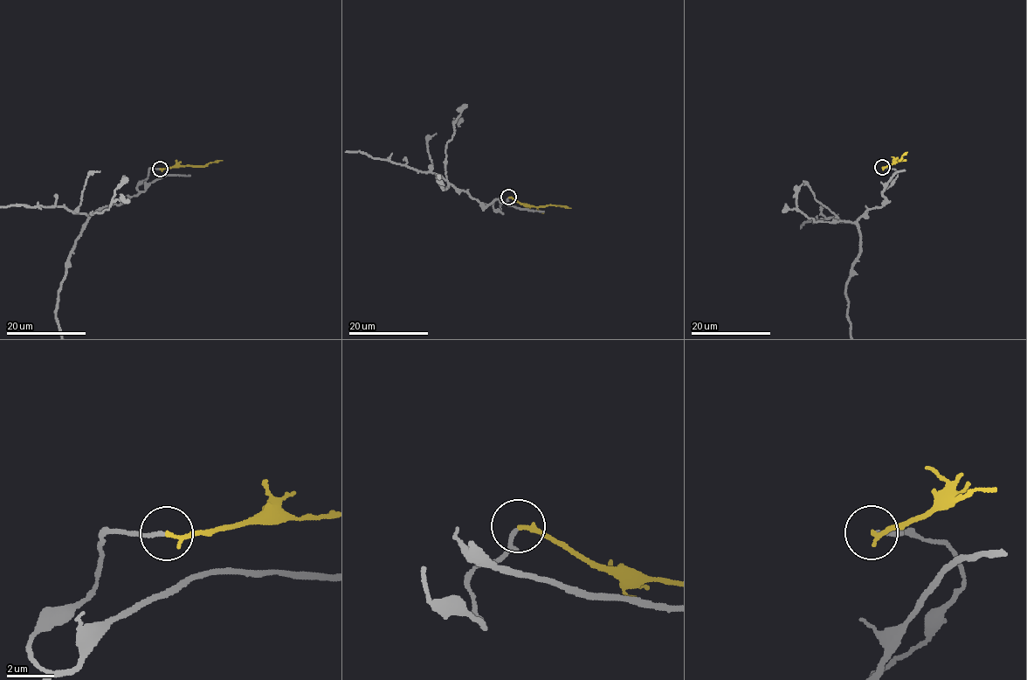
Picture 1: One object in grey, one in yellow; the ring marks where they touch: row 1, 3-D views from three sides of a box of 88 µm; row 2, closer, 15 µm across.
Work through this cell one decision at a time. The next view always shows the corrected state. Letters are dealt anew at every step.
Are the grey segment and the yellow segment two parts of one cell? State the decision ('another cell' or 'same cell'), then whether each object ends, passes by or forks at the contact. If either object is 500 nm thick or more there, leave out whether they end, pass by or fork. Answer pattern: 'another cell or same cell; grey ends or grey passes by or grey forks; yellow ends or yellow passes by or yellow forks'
same cell; grey ends; yellow ends

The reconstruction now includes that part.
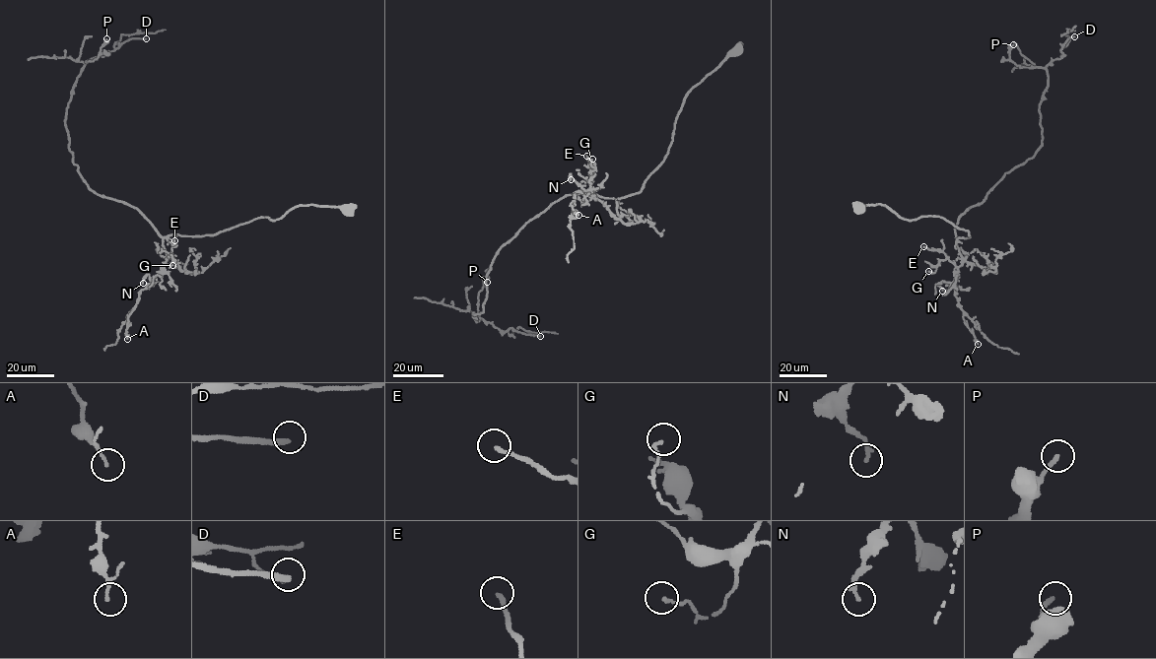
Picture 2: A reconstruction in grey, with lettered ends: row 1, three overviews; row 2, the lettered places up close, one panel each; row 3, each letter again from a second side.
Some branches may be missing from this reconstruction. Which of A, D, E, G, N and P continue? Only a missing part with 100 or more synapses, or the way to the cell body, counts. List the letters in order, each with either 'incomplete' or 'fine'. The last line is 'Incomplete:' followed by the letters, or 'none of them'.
A: fine
D: incomplete
E: fine
G: fine
N: fine
P: fine
Incomplete: D

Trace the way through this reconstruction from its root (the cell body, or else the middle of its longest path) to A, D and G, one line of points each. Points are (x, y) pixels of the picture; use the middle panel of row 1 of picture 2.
A: (734, 49), (688, 94), (668, 154), (639, 192), (617, 198), (578, 191), (571, 203), (578, 215)
D: (734, 49), (688, 94), (668, 154), (639, 192), (568, 194), (499, 250), (483, 311), (473, 316), (540, 336)
G: (734, 49), (688, 94), (668, 154), (639, 192), (617, 198), (583, 194), (593, 196), (592, 159)

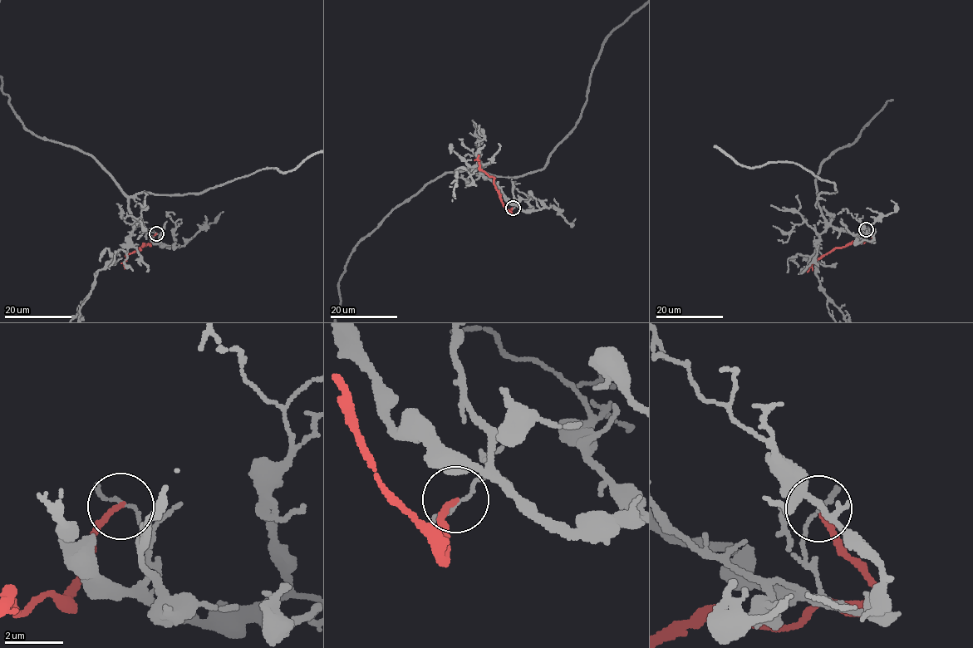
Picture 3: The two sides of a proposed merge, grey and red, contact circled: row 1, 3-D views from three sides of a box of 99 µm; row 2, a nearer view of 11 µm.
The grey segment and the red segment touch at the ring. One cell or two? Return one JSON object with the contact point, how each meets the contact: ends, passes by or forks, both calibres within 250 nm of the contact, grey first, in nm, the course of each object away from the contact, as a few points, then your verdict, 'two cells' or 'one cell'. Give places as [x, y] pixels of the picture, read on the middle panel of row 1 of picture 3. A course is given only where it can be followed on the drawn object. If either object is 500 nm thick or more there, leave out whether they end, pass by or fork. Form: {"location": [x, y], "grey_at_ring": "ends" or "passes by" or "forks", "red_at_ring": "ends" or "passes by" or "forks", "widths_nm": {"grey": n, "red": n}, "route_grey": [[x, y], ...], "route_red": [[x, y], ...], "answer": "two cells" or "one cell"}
{"location": [513, 208], "grey_at_ring": "passes by", "red_at_ring": "ends", "widths_nm": {"grey": 100, "red": 180}, "route_grey": [[513, 208], [518, 206], [492, 181], [467, 169], [518, 177], [542, 169], [580, 117], [603, 42]], "route_red": [[513, 208], [511, 214], [501, 199], [494, 179], [479, 168], [479, 154]], "answer": "two cells"}

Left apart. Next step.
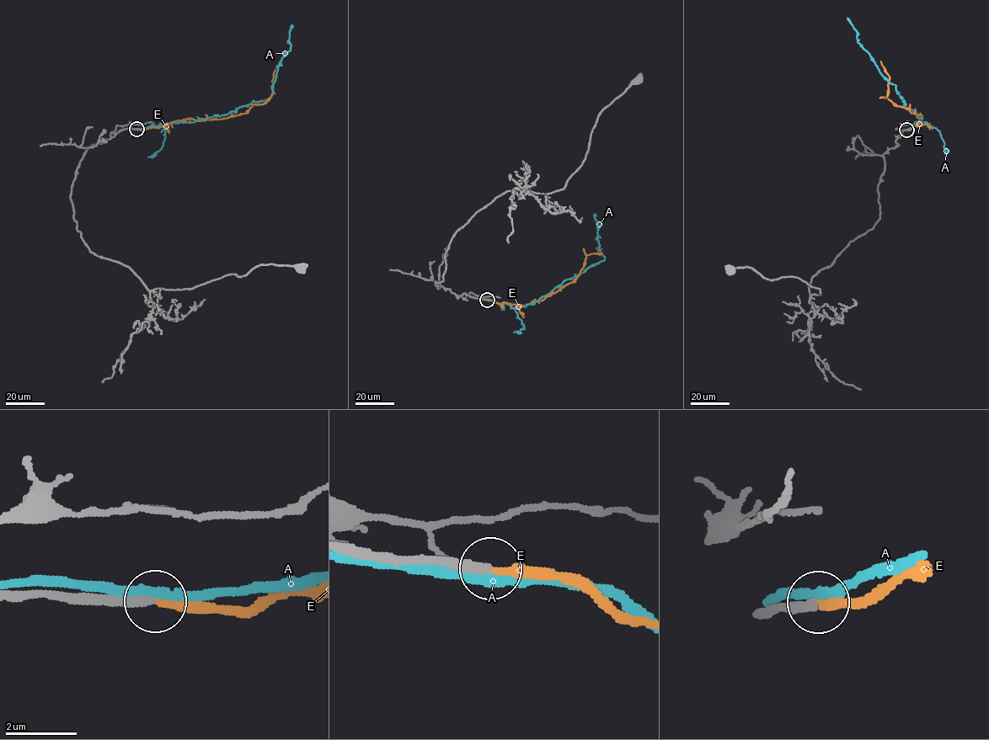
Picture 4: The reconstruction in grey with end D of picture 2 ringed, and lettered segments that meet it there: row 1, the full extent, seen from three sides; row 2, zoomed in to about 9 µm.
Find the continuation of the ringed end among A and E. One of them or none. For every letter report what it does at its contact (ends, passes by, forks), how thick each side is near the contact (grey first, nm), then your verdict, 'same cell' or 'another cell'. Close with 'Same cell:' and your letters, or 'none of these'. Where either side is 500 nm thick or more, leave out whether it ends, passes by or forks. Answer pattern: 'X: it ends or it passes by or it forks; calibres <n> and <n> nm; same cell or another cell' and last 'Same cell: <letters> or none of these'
A: it passes by; calibres 320 and 320 nm; another cell
E: it ends; calibres 240 and 200 nm; same cell
Same cell: E

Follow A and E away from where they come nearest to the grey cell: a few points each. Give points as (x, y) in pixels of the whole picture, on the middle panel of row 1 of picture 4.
A: (485, 300), (515, 308), (533, 303), (604, 259), (596, 237), (601, 222), (597, 223), (594, 214)
E: (487, 300), (500, 305), (505, 302), (526, 306), (540, 300), (572, 282), (586, 255), (601, 254), (596, 247)

